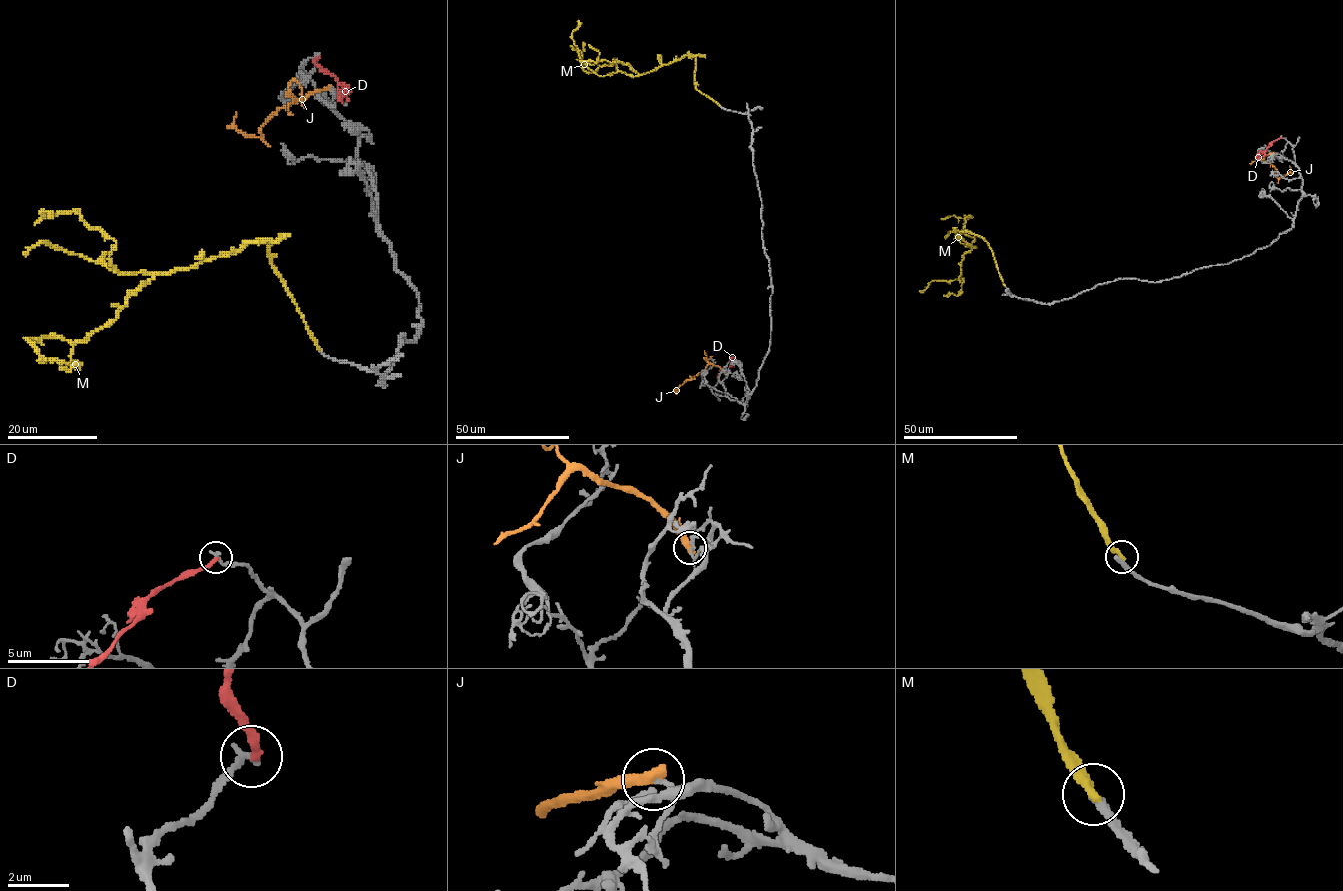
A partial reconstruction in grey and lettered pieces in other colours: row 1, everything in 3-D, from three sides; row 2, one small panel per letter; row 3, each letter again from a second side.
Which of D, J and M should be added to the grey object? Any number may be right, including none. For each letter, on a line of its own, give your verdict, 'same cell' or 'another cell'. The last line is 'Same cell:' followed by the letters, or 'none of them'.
D: another cell
J: another cell
M: another cell
Same cell: none of them

